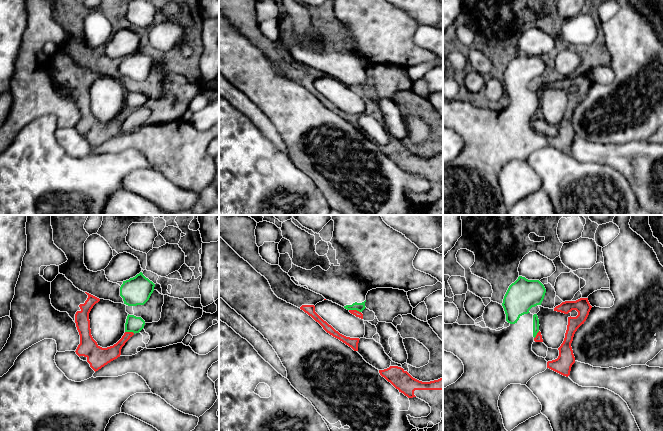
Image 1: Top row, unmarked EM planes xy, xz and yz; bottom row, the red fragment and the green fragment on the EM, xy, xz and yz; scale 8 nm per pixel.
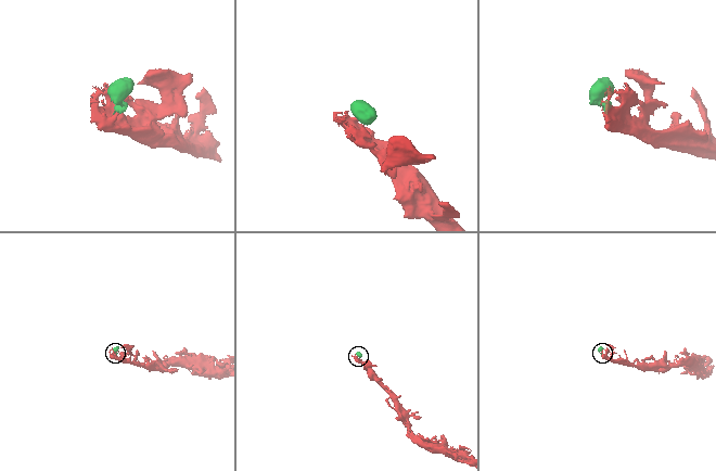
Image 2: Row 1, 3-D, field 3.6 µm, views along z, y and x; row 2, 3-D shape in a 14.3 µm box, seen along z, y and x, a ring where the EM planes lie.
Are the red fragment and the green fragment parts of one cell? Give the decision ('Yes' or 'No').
No

